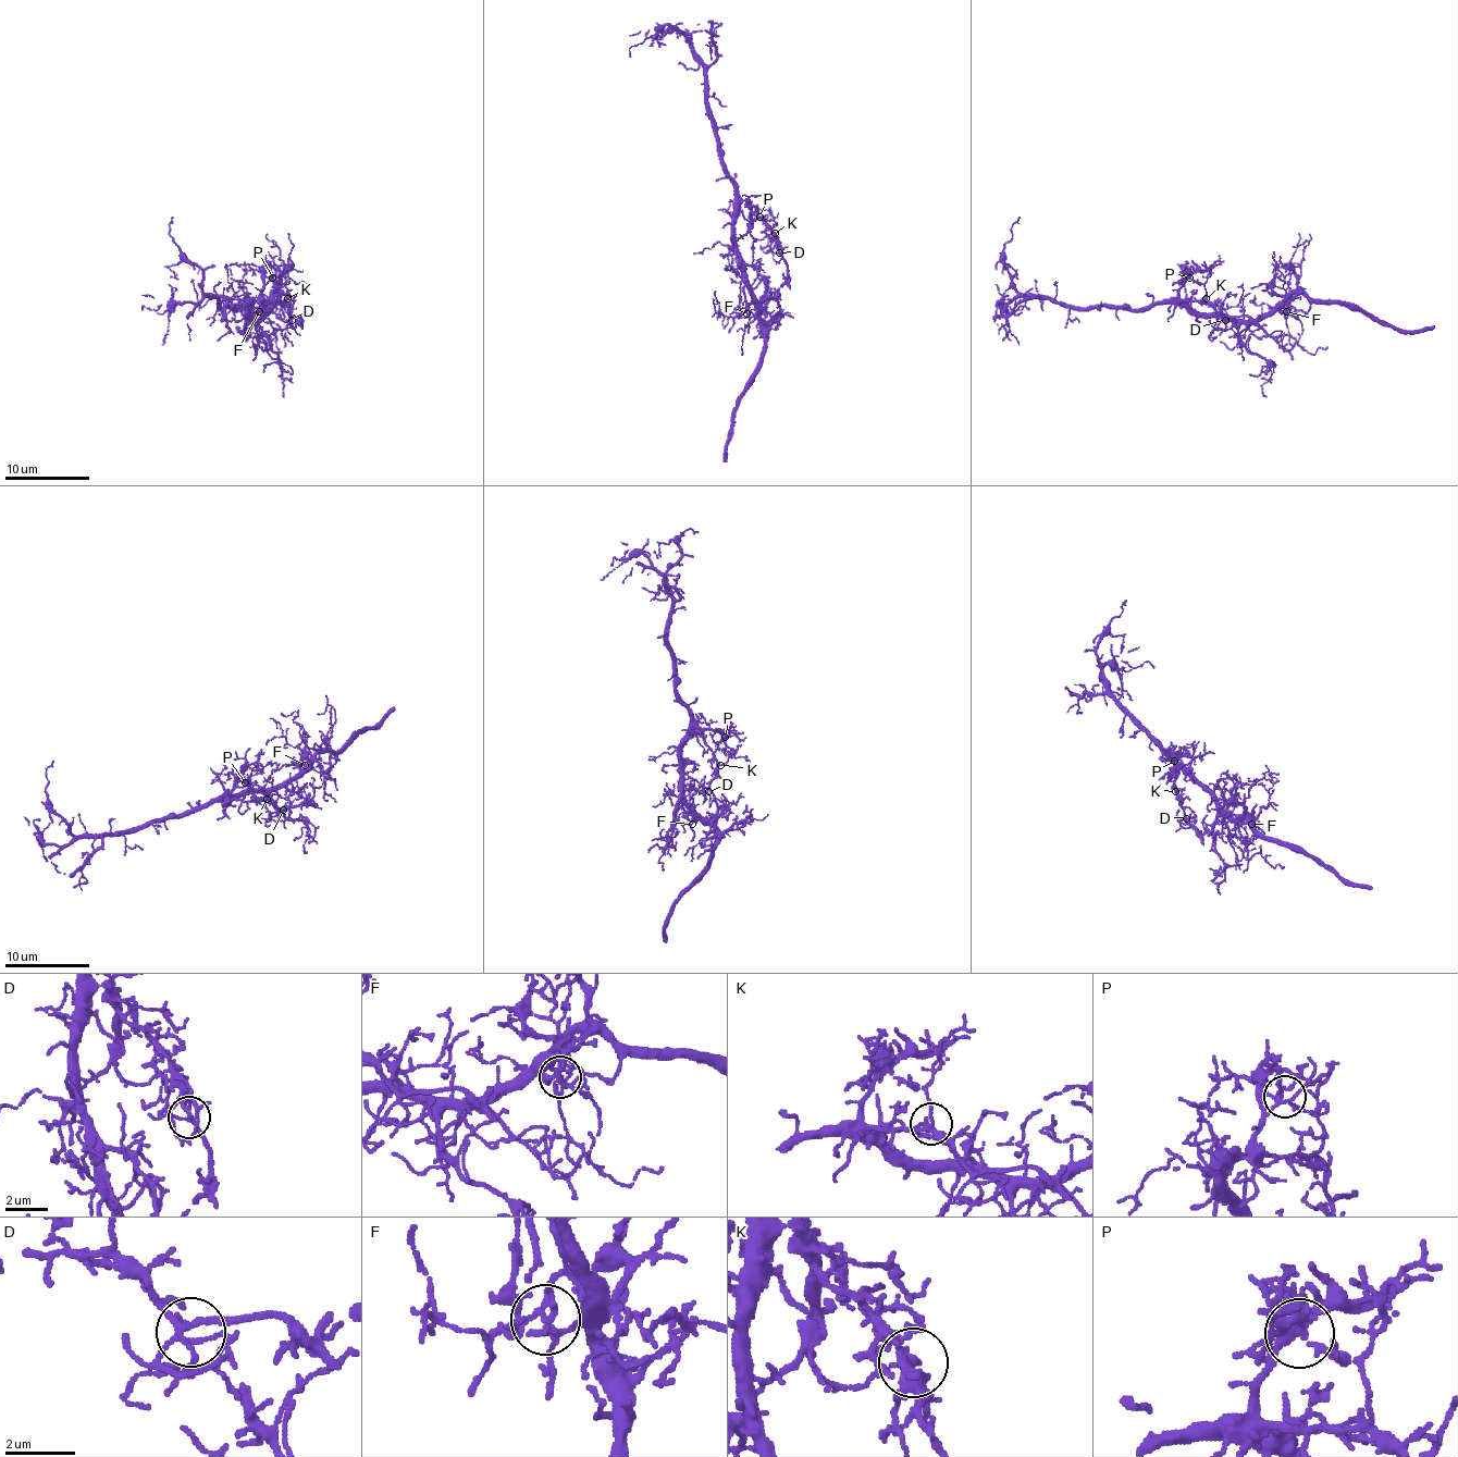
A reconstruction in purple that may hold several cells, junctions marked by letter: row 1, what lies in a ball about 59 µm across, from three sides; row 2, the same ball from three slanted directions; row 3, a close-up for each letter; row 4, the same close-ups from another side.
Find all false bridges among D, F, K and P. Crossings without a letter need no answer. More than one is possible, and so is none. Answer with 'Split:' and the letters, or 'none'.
Split: none

